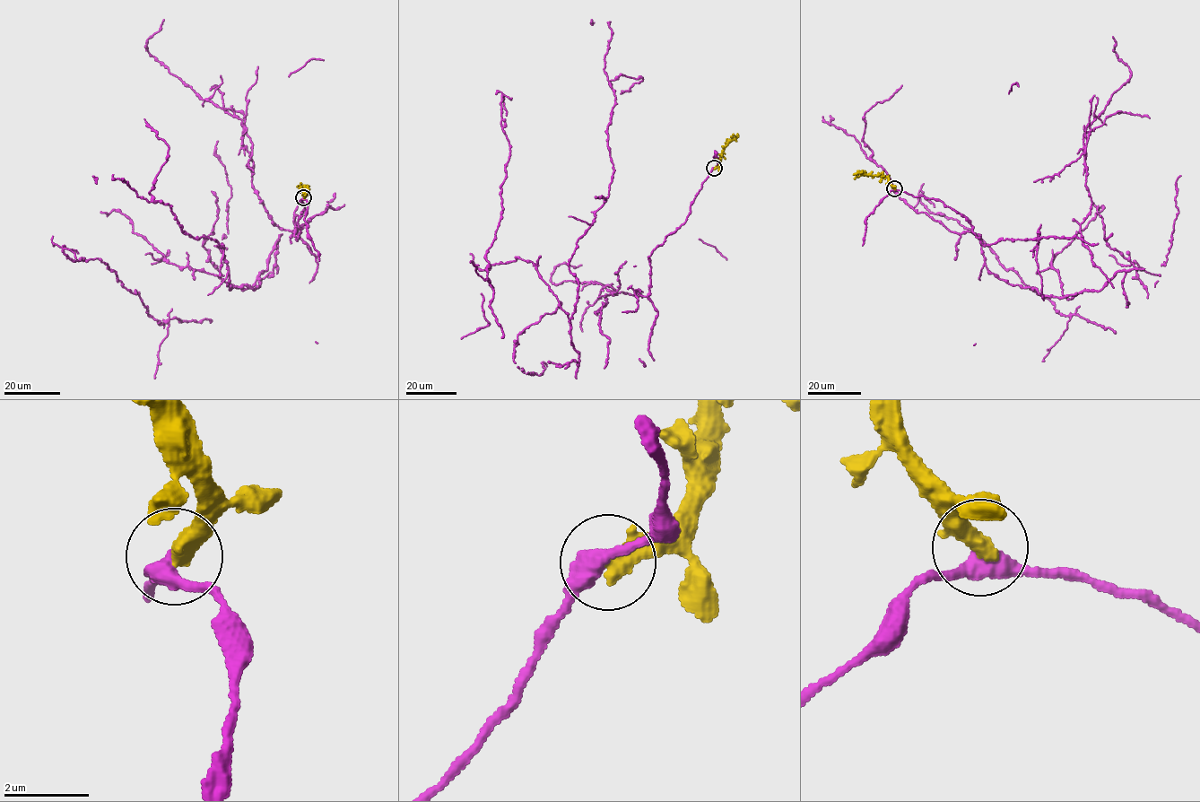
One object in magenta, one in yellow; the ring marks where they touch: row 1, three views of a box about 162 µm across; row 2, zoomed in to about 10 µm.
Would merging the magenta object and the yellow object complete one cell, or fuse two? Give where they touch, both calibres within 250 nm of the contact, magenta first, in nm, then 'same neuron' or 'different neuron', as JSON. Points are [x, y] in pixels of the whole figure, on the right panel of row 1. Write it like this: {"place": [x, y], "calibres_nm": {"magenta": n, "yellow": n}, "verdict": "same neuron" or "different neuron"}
{"place": [894, 188], "calibres_nm": {"magenta": 400, "yellow": 480}, "verdict": "different neuron"}

